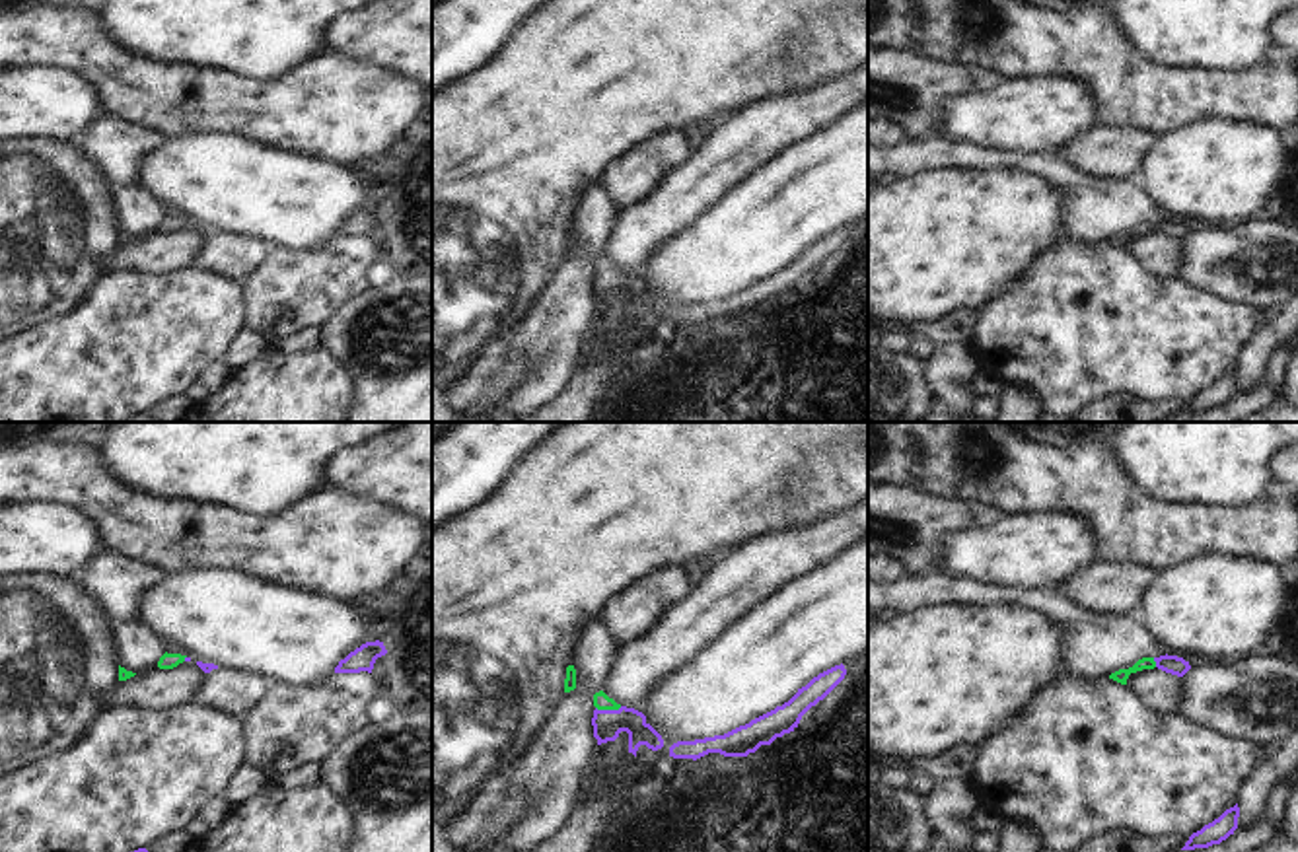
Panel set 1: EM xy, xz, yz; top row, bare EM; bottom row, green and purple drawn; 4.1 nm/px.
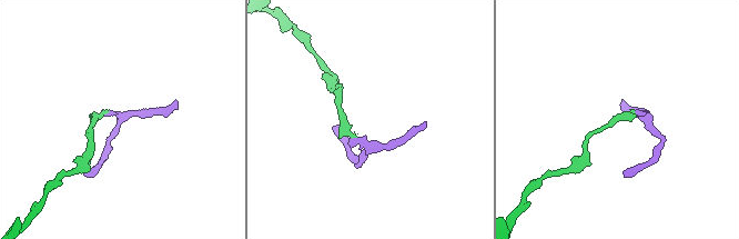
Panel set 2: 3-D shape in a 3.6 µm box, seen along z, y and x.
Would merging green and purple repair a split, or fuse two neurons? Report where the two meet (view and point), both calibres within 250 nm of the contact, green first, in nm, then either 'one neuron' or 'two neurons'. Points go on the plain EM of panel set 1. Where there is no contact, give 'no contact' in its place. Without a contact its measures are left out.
meets green in xz at (608, 273); 70 nm thick on the green side, 120 nm on the other; one neuron

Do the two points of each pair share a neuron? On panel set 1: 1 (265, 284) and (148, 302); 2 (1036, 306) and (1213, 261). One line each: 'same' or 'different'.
1: different
2: different

